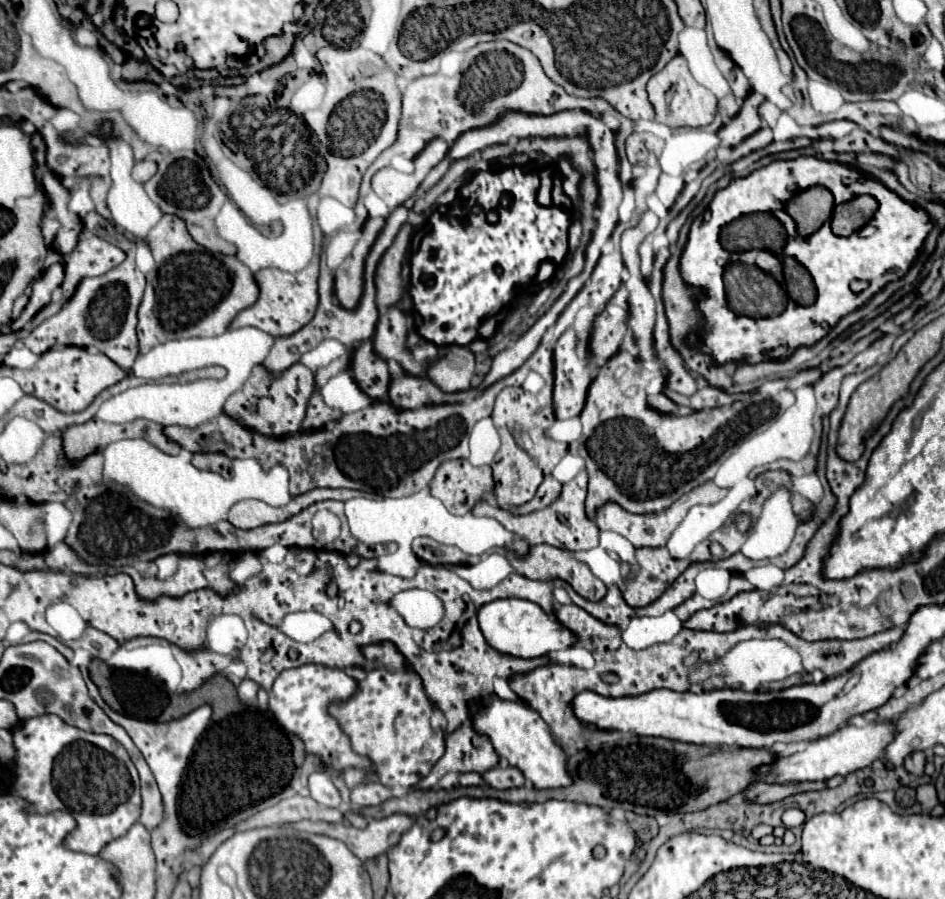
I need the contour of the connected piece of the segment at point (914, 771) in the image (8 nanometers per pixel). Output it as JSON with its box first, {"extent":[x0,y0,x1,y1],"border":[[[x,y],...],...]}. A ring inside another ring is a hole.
{"extent":[905,751,927,777],"border":[[[915,751],[915,753],[911,753],[911,755],[905,757],[905,769],[907,769],[911,775],[919,777],[919,775],[923,775],[925,759],[927,759],[927,757],[925,757],[923,751]]]}

